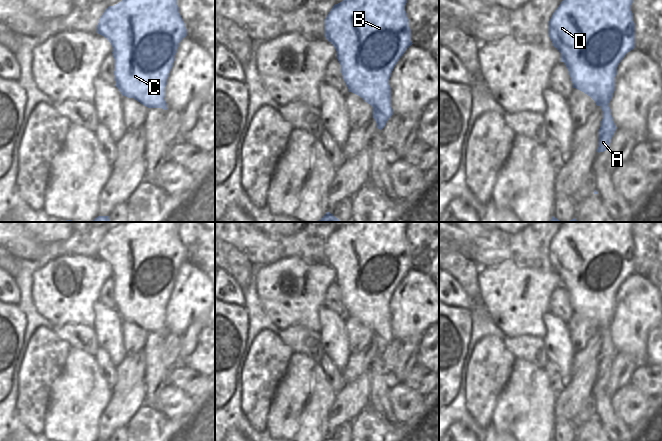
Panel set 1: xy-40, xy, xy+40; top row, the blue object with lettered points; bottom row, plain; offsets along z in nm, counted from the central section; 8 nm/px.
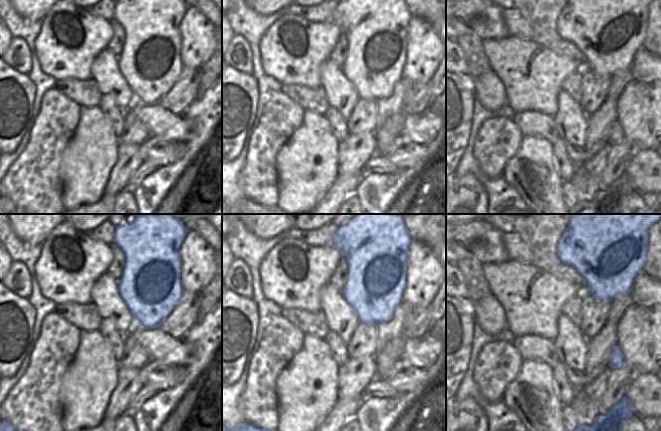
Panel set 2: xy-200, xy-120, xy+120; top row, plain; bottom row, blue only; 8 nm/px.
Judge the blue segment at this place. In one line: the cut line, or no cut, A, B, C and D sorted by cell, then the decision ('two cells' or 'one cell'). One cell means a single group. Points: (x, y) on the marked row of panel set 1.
cut in xy along (390, 97), (387, 99), (383, 111), (373, 110); A / B C D; two cells

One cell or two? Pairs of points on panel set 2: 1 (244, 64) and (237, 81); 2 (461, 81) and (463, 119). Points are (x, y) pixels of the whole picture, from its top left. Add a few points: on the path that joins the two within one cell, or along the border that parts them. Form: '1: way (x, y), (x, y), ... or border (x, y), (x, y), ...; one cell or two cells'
1: border (232, 67), (251, 74); two cells
2: way (461, 90), (461, 110); one cell

